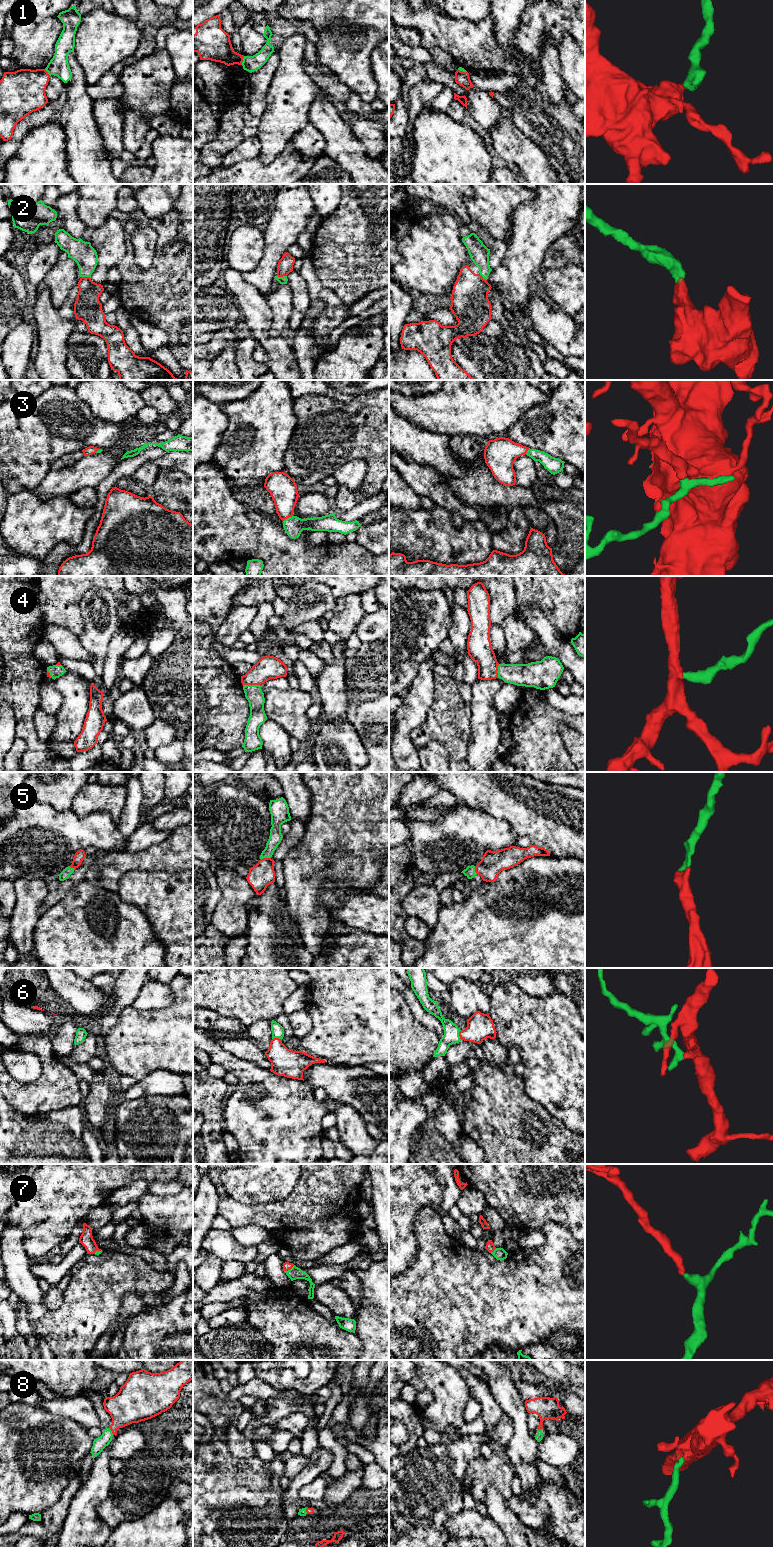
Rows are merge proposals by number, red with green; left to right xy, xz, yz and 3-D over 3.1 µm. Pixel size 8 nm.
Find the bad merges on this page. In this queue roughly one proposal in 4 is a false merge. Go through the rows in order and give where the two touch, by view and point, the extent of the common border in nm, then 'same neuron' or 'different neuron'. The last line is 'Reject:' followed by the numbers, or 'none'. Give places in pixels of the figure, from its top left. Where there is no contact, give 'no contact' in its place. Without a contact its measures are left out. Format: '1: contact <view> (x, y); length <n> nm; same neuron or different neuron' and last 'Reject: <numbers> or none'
1: contact xz (242, 60); length 80 nm; different neuron
2: contact xz (282, 276); length 80 nm; same neuron
3: contact xz (287, 517); length 90 nm; same neuron
4: contact xz (251, 684); length 140 nm; same neuron
5: contact xz (265, 858); length 90 nm; same neuron
6: contact xz (276, 1038); length 80 nm; same neuron
7: contact xz (289, 1269); length 100 nm; same neuron
8: contact xy (111, 1430); length 70 nm; same neuron
Reject: 1

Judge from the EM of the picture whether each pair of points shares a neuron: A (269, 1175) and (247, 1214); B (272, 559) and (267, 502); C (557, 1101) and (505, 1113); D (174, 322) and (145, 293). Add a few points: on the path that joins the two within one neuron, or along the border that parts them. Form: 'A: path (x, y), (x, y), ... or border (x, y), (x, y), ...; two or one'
A: border (231, 1196), (243, 1204), (276, 1202); two
B: border (247, 504), (252, 509), (265, 513), (274, 519); two
C: border (524, 1088), (533, 1100), (538, 1101), (559, 1119); two
D: path (167, 315), (152, 300); one

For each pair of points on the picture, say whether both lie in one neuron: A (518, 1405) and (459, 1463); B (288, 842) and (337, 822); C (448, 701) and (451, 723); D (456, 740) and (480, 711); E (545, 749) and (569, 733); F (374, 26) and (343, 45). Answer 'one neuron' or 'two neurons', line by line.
A: two neurons
B: two neurons
C: one neuron
D: two neurons
E: two neurons
F: one neuron

